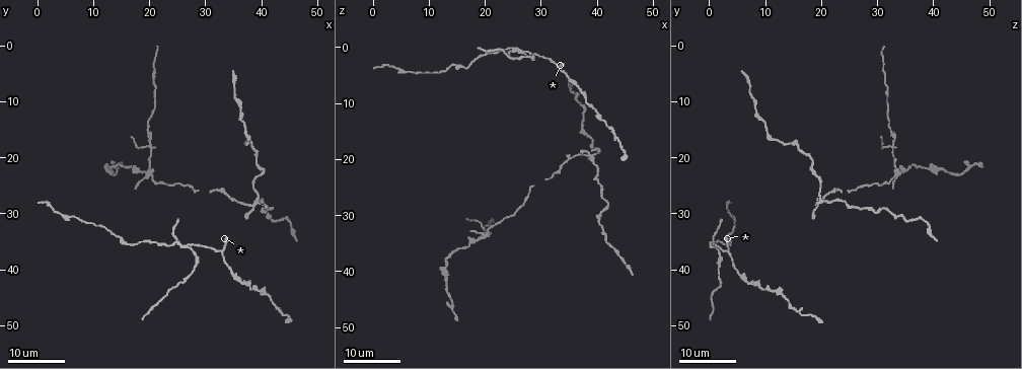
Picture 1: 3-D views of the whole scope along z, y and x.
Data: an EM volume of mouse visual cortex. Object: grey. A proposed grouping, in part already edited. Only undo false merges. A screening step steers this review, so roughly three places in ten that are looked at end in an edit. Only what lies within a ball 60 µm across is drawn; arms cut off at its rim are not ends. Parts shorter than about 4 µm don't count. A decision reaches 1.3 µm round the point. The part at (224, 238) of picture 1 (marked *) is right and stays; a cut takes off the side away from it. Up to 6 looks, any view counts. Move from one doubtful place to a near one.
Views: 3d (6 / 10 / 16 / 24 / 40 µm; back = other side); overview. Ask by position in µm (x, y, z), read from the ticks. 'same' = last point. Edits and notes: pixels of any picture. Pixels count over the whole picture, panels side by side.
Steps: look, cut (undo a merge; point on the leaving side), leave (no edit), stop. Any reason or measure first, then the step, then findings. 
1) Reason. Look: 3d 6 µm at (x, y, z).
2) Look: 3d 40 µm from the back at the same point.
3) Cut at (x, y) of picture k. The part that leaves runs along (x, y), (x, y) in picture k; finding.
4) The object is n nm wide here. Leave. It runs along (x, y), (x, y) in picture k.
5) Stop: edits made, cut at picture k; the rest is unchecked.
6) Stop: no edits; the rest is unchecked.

Thick turns thin. Look: 3d 16 µm at (17.0, 35.5, 3.5).

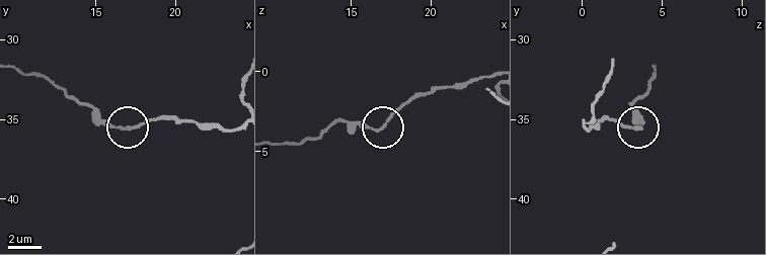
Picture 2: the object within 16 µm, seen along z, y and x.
Look: 3d 6 µm at (16.9, 35.6, 3.7).

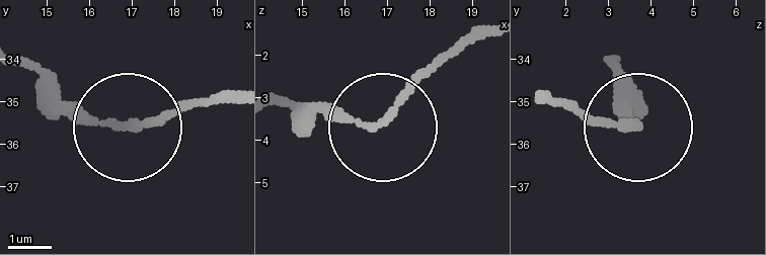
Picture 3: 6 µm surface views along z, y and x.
Leave. It runs along (230, 99), (198, 99), (122, 132), (39, 103) in picture 3; one cell here.

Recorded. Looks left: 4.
Branch point. Look: 3d 16 µm at (33.0, 36.5, 3.0).

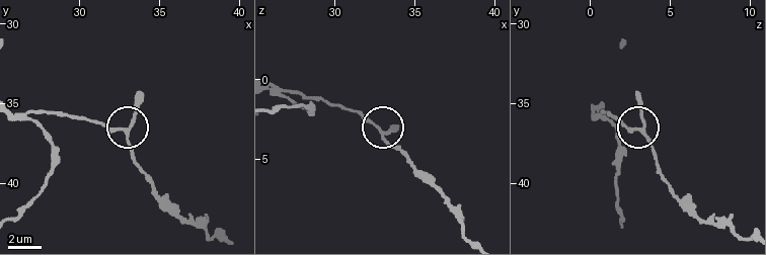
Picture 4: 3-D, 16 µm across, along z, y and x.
Zoom in. Look: 3d 10 µm at (32.6, 36.7, 3.1).

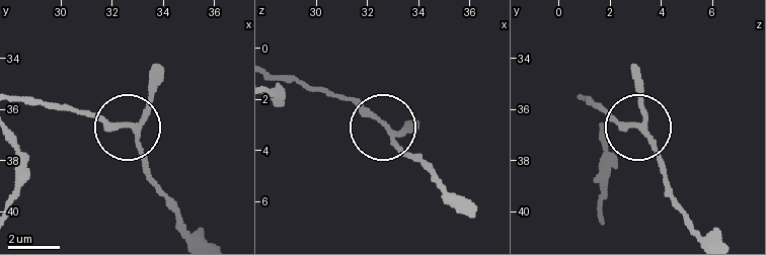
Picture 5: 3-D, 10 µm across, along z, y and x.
The object is 180 nm wide here. Leave. It runs along (640, 71), (638, 125), (629, 128), (603, 110) in picture 5; all the same cell.

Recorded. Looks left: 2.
Four or more arms meet. Look: 3d 16 µm at (38.0, 28.5, 19.0).

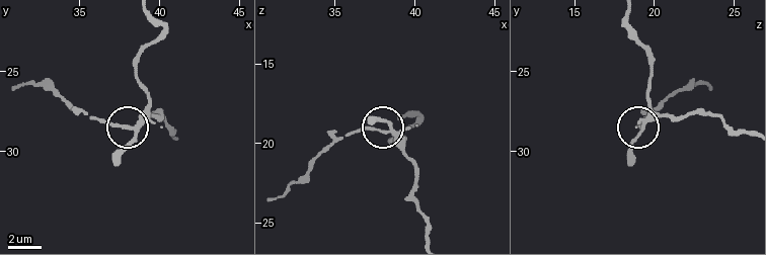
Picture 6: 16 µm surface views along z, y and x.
Look: 3d 10 µm at (38.5, 28.5, 19.3).

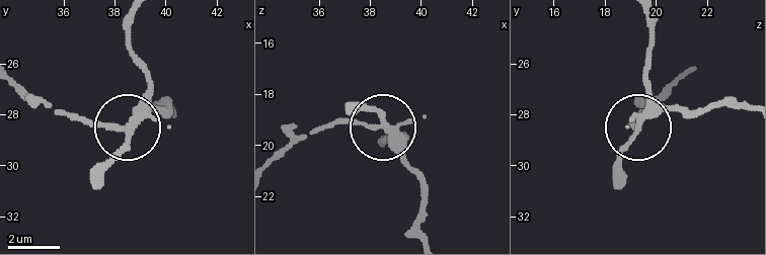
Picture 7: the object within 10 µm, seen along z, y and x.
4 arms meet here. Cut at (146, 81) of picture 7. The part that leaves runs along (135, 119), (148, 70), (128, 36), (130, 17) in picture 7; a second cell is stuck on.

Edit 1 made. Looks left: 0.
Stop: edits made, cut at picture 7; the rest is unchecked.

